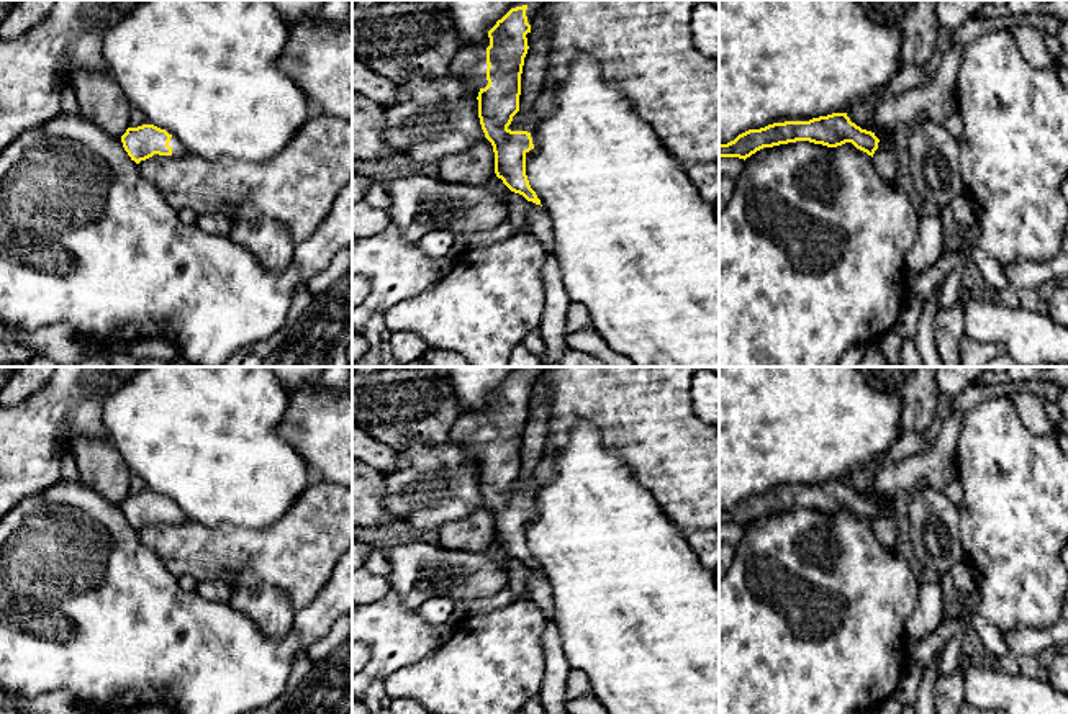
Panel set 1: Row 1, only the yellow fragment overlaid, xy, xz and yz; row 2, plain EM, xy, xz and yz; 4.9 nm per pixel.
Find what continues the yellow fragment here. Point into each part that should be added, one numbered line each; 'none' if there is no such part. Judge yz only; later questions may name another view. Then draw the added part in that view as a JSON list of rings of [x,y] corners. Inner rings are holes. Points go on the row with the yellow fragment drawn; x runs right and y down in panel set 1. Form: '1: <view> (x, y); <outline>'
none

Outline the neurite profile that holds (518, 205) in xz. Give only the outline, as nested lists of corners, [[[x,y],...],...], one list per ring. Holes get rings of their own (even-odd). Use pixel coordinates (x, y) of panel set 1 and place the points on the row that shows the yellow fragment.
[[[513,192],[508,197],[508,208],[509,208],[508,223],[513,228],[526,224],[529,201],[523,195]]]

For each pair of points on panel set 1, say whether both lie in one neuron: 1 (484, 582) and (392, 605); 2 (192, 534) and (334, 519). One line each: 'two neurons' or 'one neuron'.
1: two neurons
2: one neuron

